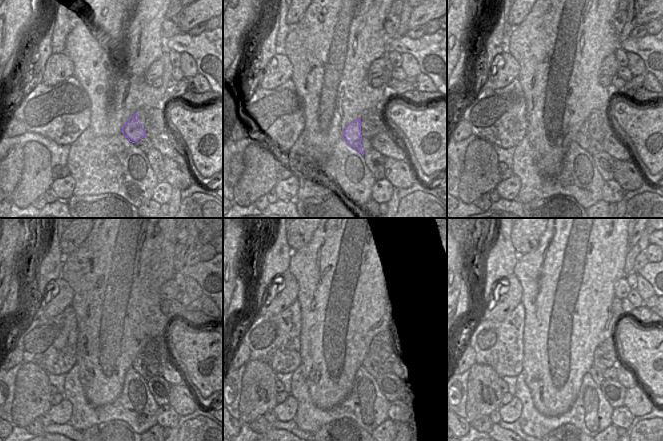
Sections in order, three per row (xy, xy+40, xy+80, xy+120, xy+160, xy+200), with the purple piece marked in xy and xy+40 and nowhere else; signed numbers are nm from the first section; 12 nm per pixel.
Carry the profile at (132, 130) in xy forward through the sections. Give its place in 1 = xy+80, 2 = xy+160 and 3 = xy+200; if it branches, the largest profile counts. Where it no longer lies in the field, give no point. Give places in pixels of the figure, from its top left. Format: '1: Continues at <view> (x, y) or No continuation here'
1: Continues at xy+80 (582, 138)
2: Continues at xy+160 (371, 371)
3: Continues at xy+200 (596, 373)

